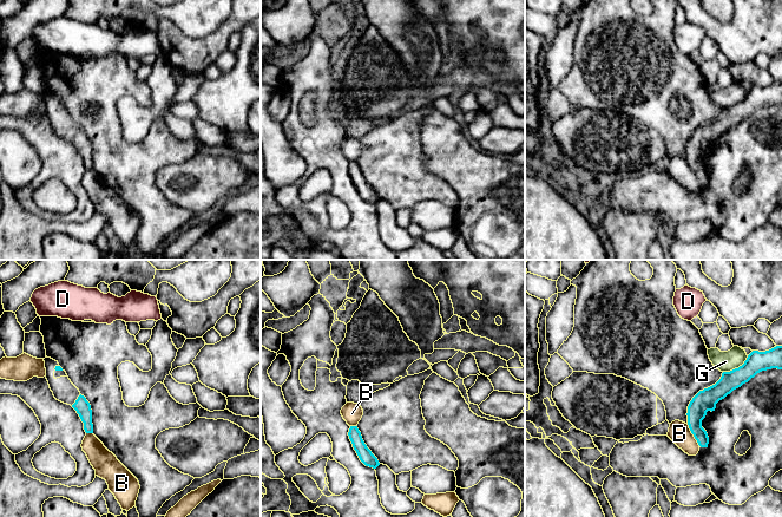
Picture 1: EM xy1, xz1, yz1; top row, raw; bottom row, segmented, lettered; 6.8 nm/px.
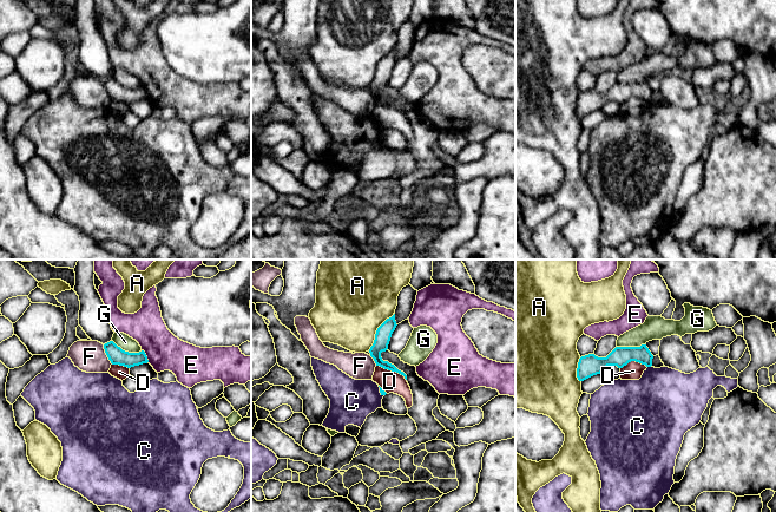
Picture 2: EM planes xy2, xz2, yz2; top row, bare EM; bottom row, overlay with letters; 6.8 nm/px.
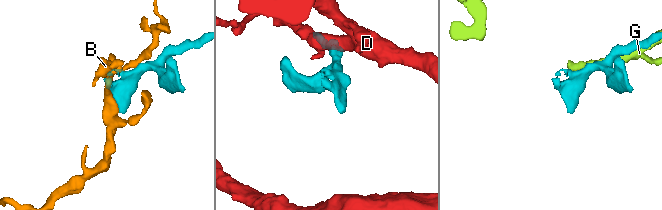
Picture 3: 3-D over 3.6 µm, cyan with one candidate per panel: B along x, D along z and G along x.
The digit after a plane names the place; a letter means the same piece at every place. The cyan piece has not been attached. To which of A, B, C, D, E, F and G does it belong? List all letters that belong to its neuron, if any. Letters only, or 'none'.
none

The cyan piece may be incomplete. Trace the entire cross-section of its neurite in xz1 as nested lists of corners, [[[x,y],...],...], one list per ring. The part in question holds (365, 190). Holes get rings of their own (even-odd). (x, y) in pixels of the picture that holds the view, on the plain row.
[[[350,162],[348,171],[360,196],[366,202],[376,204],[380,201],[380,198],[377,194],[372,189],[372,186],[364,179],[361,168],[359,166],[357,162]]]

